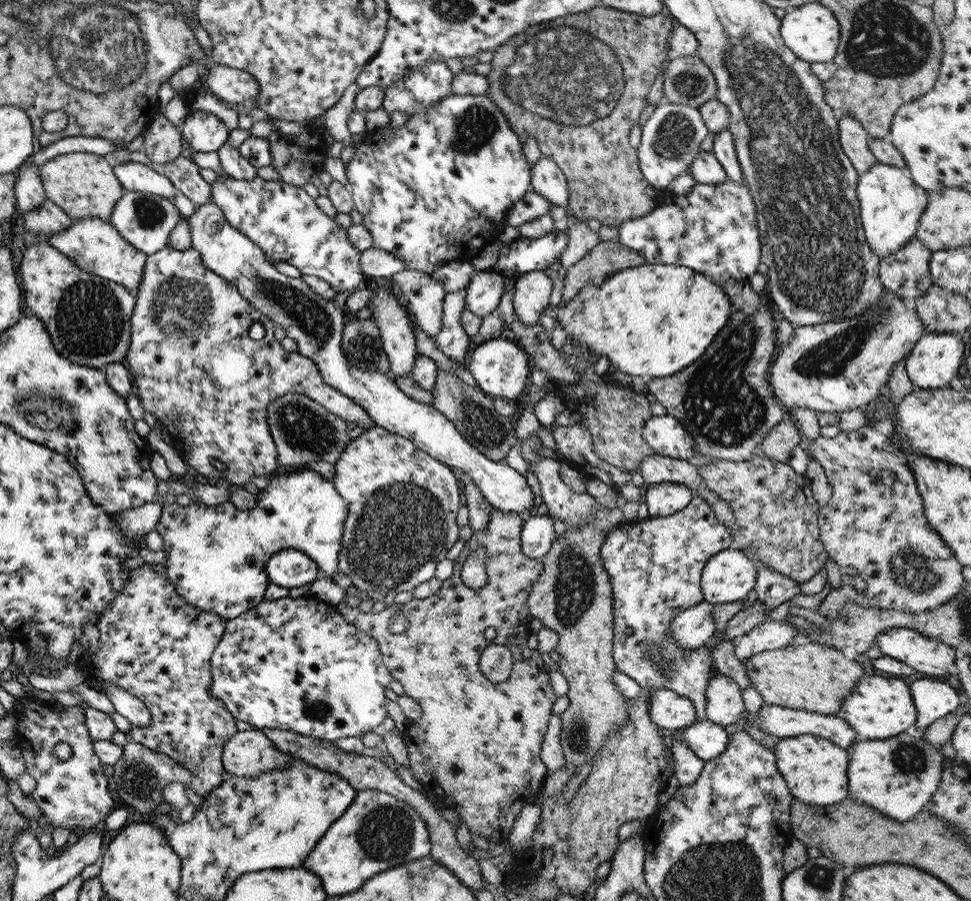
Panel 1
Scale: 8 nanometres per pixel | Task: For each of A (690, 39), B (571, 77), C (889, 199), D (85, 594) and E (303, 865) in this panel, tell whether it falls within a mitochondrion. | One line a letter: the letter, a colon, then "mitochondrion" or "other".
A: other
B: mitochondrion
C: other
D: other
E: other

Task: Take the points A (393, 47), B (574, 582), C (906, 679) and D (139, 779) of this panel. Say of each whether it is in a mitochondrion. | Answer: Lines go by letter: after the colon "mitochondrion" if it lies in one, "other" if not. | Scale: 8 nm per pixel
A: other
B: mitochondrion
C: other
D: mitochondrion

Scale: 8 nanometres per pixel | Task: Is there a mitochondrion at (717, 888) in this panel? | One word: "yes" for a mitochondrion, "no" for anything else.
yes

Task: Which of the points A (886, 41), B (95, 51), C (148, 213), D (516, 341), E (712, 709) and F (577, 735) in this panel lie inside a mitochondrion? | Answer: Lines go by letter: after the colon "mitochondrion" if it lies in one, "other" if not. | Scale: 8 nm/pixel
A: mitochondrion
B: mitochondrion
C: mitochondrion
D: other
E: other
F: mitochondrion

